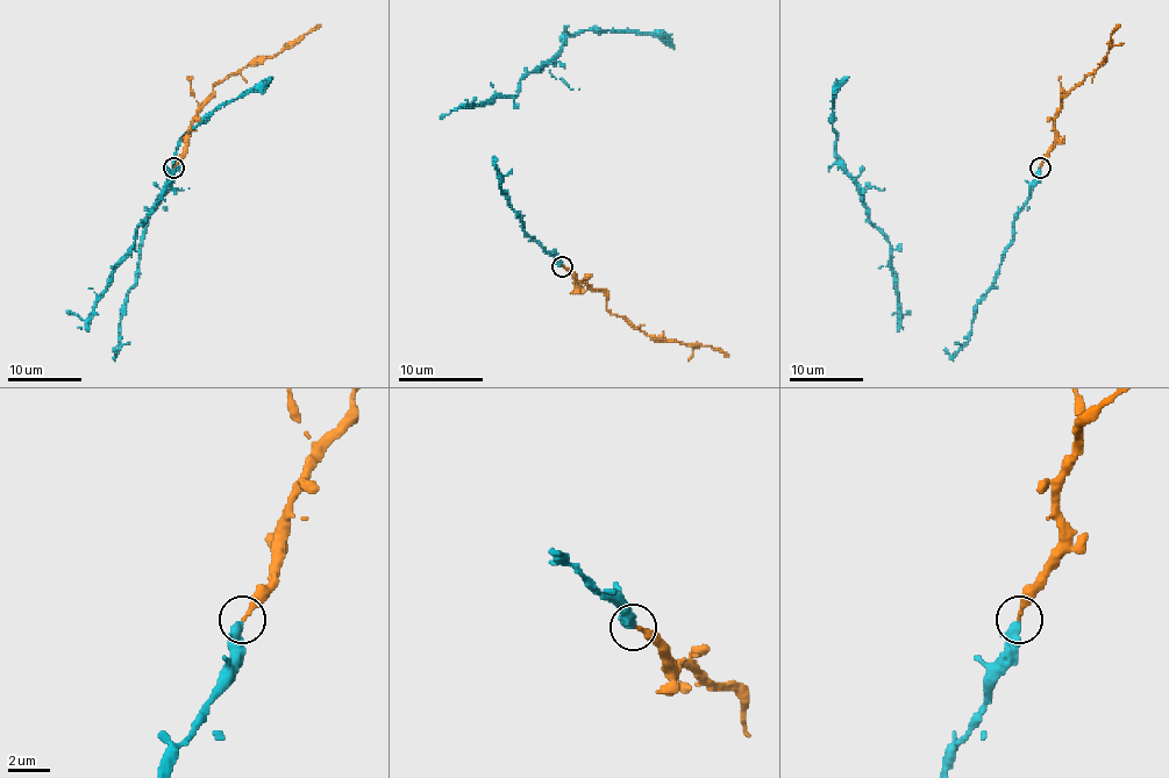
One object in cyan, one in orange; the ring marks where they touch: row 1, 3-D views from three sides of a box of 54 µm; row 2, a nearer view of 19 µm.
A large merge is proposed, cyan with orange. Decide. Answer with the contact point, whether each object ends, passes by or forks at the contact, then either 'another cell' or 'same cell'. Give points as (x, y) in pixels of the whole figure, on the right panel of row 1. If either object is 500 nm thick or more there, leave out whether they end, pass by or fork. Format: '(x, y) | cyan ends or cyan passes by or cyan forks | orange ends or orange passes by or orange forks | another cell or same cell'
(1040, 168) | cyan ends | orange ends | same cell

